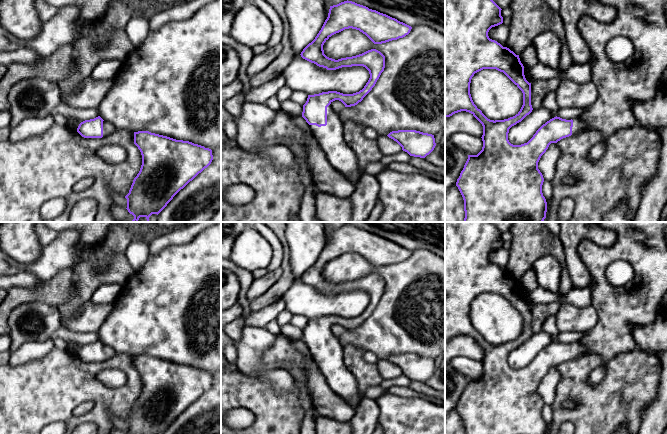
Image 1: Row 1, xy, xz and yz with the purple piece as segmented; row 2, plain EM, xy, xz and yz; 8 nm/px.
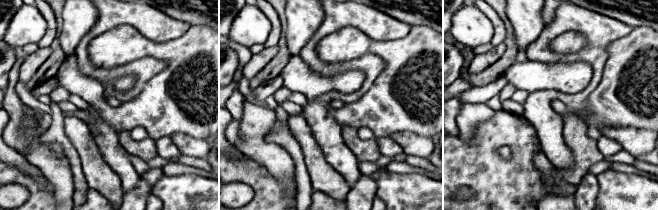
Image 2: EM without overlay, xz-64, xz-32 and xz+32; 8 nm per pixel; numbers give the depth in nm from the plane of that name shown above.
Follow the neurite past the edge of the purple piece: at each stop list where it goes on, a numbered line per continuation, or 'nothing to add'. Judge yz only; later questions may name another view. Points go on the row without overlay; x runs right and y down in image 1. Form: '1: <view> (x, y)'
1: yz (578, 348)

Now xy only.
1: xy (107, 350)

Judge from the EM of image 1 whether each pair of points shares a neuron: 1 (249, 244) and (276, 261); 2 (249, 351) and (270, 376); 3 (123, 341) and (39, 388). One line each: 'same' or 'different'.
1: different
2: same
3: different

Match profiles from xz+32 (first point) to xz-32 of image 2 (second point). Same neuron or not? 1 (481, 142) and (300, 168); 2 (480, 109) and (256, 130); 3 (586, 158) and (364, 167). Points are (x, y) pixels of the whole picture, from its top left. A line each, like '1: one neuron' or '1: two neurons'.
1: two neurons
2: one neuron
3: two neurons

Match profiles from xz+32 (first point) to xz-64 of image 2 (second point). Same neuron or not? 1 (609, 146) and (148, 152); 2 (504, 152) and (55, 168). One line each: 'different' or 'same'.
1: different
2: same

